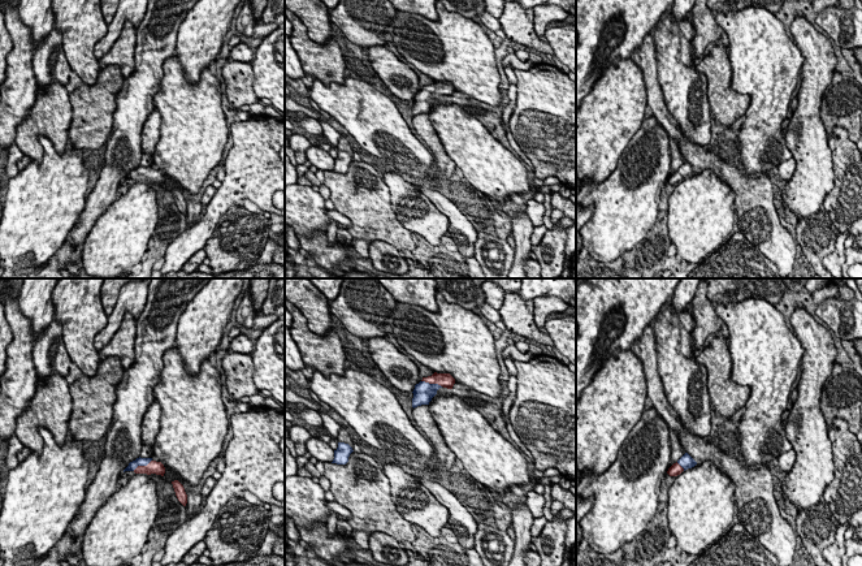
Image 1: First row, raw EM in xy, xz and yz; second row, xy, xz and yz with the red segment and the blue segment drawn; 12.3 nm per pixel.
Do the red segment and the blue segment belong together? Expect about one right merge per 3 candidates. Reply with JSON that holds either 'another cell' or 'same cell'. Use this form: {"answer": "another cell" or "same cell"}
{"answer": "same cell"}

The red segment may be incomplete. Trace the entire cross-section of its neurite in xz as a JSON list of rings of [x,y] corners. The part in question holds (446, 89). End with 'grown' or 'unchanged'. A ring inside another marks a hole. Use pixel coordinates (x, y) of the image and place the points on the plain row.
[[[437,82],[432,85],[423,86],[423,88],[415,94],[412,116],[421,113],[429,113],[432,107],[437,103],[439,96],[452,98],[455,87],[450,82]]] | grown

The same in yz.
[[[685,161],[676,172],[673,172],[667,182],[670,185],[677,185],[680,183],[683,180],[692,177],[697,173],[697,170],[688,163]]] | grown

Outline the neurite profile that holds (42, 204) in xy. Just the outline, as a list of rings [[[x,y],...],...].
[[[39,135],[42,161],[31,161],[8,181],[8,191],[0,220],[0,265],[14,275],[34,275],[69,238],[79,213],[86,206],[88,170],[83,165],[82,150],[57,154],[51,141]]]

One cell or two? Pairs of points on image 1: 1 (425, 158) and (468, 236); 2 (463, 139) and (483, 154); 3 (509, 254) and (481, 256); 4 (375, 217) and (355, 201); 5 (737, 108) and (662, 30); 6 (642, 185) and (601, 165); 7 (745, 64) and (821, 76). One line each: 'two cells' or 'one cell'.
1: two cells
2: one cell
3: one cell
4: one cell
5: two cells
6: two cells
7: two cells

